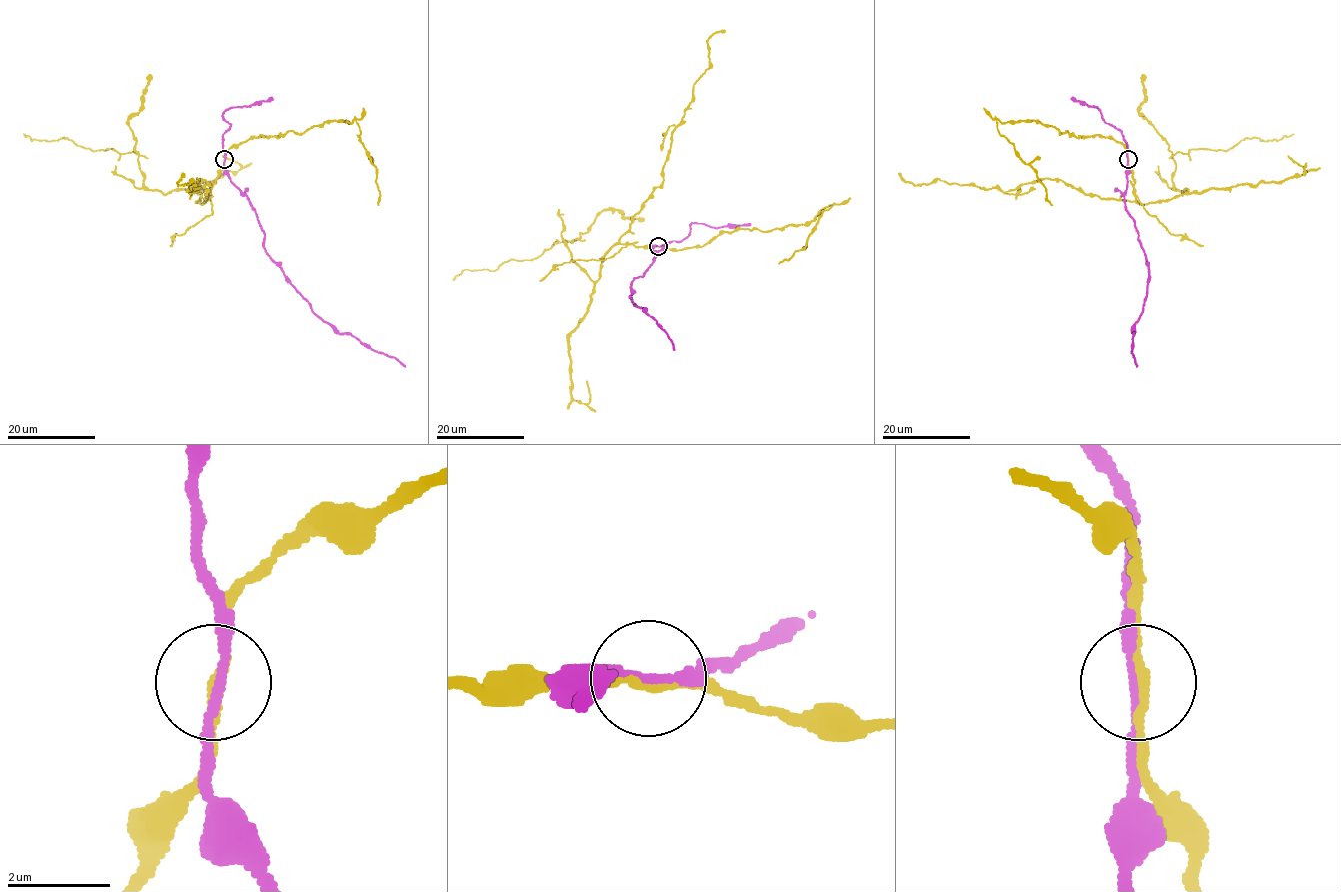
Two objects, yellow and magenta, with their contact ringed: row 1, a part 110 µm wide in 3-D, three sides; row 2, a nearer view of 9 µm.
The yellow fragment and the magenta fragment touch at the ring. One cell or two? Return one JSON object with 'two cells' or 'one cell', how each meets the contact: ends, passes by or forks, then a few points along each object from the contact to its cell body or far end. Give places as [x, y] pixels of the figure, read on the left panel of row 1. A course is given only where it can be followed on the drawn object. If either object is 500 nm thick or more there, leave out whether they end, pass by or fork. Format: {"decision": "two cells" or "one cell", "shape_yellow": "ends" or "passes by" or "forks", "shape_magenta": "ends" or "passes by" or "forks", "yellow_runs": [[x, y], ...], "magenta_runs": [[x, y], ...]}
{"decision": "two cells", "shape_yellow": "passes by", "shape_magenta": "passes by", "yellow_runs": [[224, 159], [202, 204], [192, 190], [144, 185], [135, 153], [24, 133]], "magenta_runs": [[224, 159], [223, 173], [252, 205], [264, 235], [267, 255], [311, 309], [340, 332], [356, 337], [405, 366]]}

